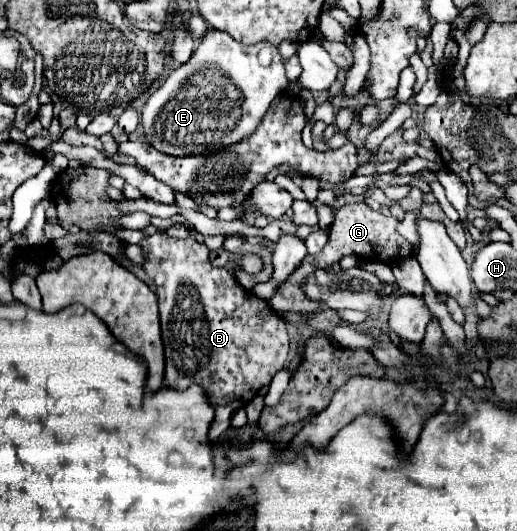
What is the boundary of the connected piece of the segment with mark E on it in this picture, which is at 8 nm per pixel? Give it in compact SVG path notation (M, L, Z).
M210 29L202 39L202 43L198 45L198 49L194 51L192 59L182 67L174 69L164 81L164 85L154 95L150 95L142 111L146 139L150 141L150 145L172 157L206 155L208 151L226 149L234 143L248 139L256 131L270 103L286 87L288 87L288 79L284 75L280 51L276 47L266 43L244 45L232 39L228 33Z

